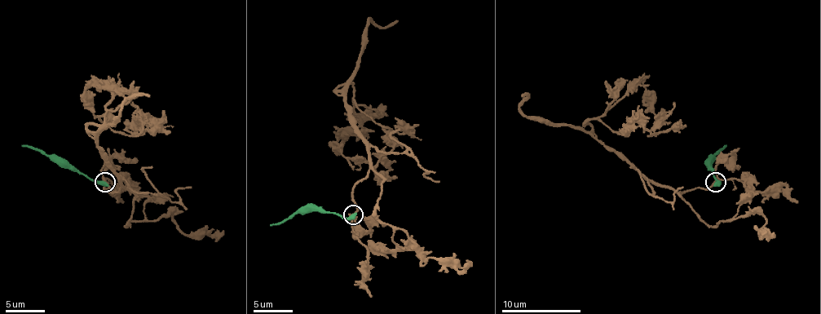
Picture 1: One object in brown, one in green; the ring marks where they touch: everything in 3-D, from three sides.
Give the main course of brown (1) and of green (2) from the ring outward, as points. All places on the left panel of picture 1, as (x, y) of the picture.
1: (104, 182), (118, 190), (99, 144), (104, 119), (126, 134), (147, 123)
2: (104, 182), (94, 182), (39, 151), (21, 144)

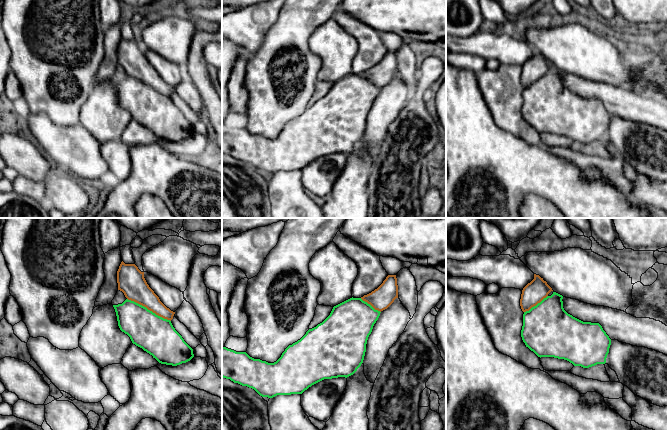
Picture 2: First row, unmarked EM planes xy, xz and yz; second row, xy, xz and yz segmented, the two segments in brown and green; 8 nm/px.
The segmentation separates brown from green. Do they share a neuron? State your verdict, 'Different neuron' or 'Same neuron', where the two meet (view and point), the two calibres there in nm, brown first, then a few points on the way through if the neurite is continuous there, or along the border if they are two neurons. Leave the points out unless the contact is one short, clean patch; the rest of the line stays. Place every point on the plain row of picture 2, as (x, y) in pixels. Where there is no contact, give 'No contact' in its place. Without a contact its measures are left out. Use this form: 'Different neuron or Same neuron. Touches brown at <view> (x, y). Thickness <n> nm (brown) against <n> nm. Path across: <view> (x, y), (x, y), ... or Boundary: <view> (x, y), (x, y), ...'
Same neuron. Touches brown at xy (149, 85). Thickness 220 nm (brown) against 300 nm

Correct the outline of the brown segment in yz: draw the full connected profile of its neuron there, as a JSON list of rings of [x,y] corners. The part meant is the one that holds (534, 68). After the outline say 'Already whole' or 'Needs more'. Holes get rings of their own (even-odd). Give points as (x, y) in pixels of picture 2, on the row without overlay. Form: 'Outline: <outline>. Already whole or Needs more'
Outline: [[[539,51],[522,66],[520,82],[523,90],[521,113],[526,123],[538,133],[564,135],[574,142],[589,144],[605,140],[611,115],[599,99],[583,98],[563,84],[563,72],[554,68]]]. Needs more

